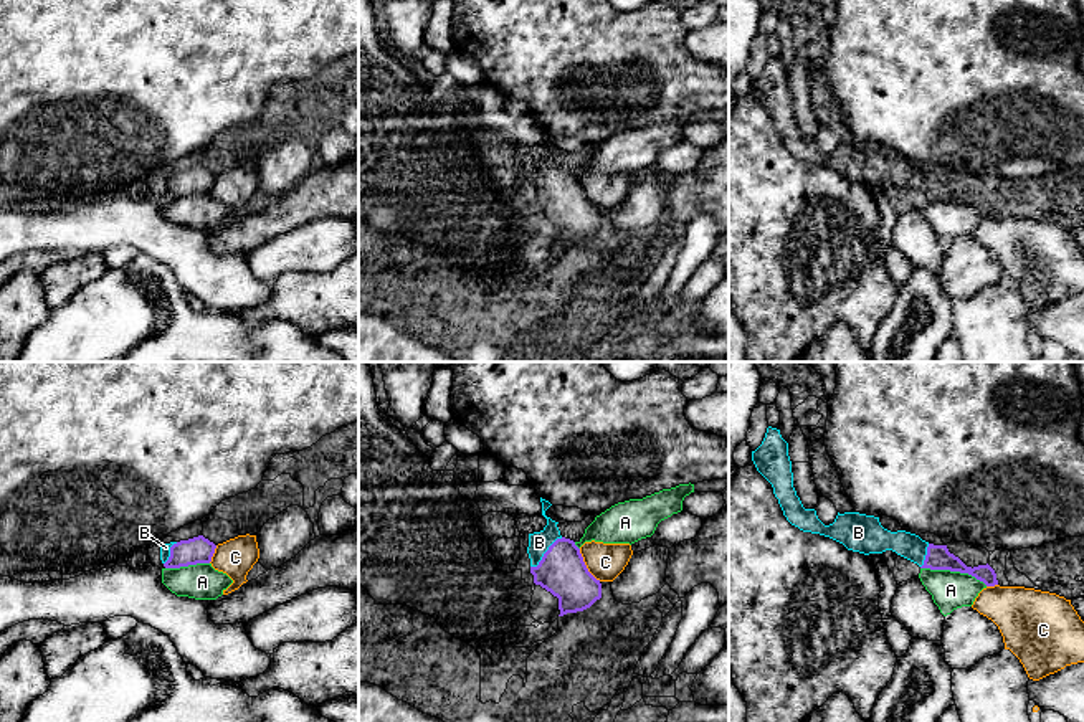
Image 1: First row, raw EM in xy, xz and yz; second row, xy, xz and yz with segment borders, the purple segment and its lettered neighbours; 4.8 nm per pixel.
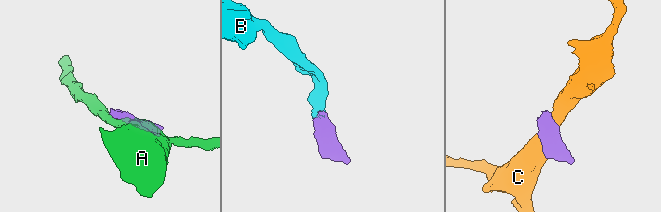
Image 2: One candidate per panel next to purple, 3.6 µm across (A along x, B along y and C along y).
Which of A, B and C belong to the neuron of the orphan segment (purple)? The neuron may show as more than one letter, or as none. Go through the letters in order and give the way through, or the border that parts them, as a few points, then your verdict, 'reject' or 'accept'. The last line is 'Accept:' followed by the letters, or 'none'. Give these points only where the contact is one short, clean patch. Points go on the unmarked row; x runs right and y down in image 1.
A: border yz (921, 197), (967, 202), (987, 215); reject
B: way xz (562, 202), (546, 182), (539, 172); accept
C: reject
Accept: B

